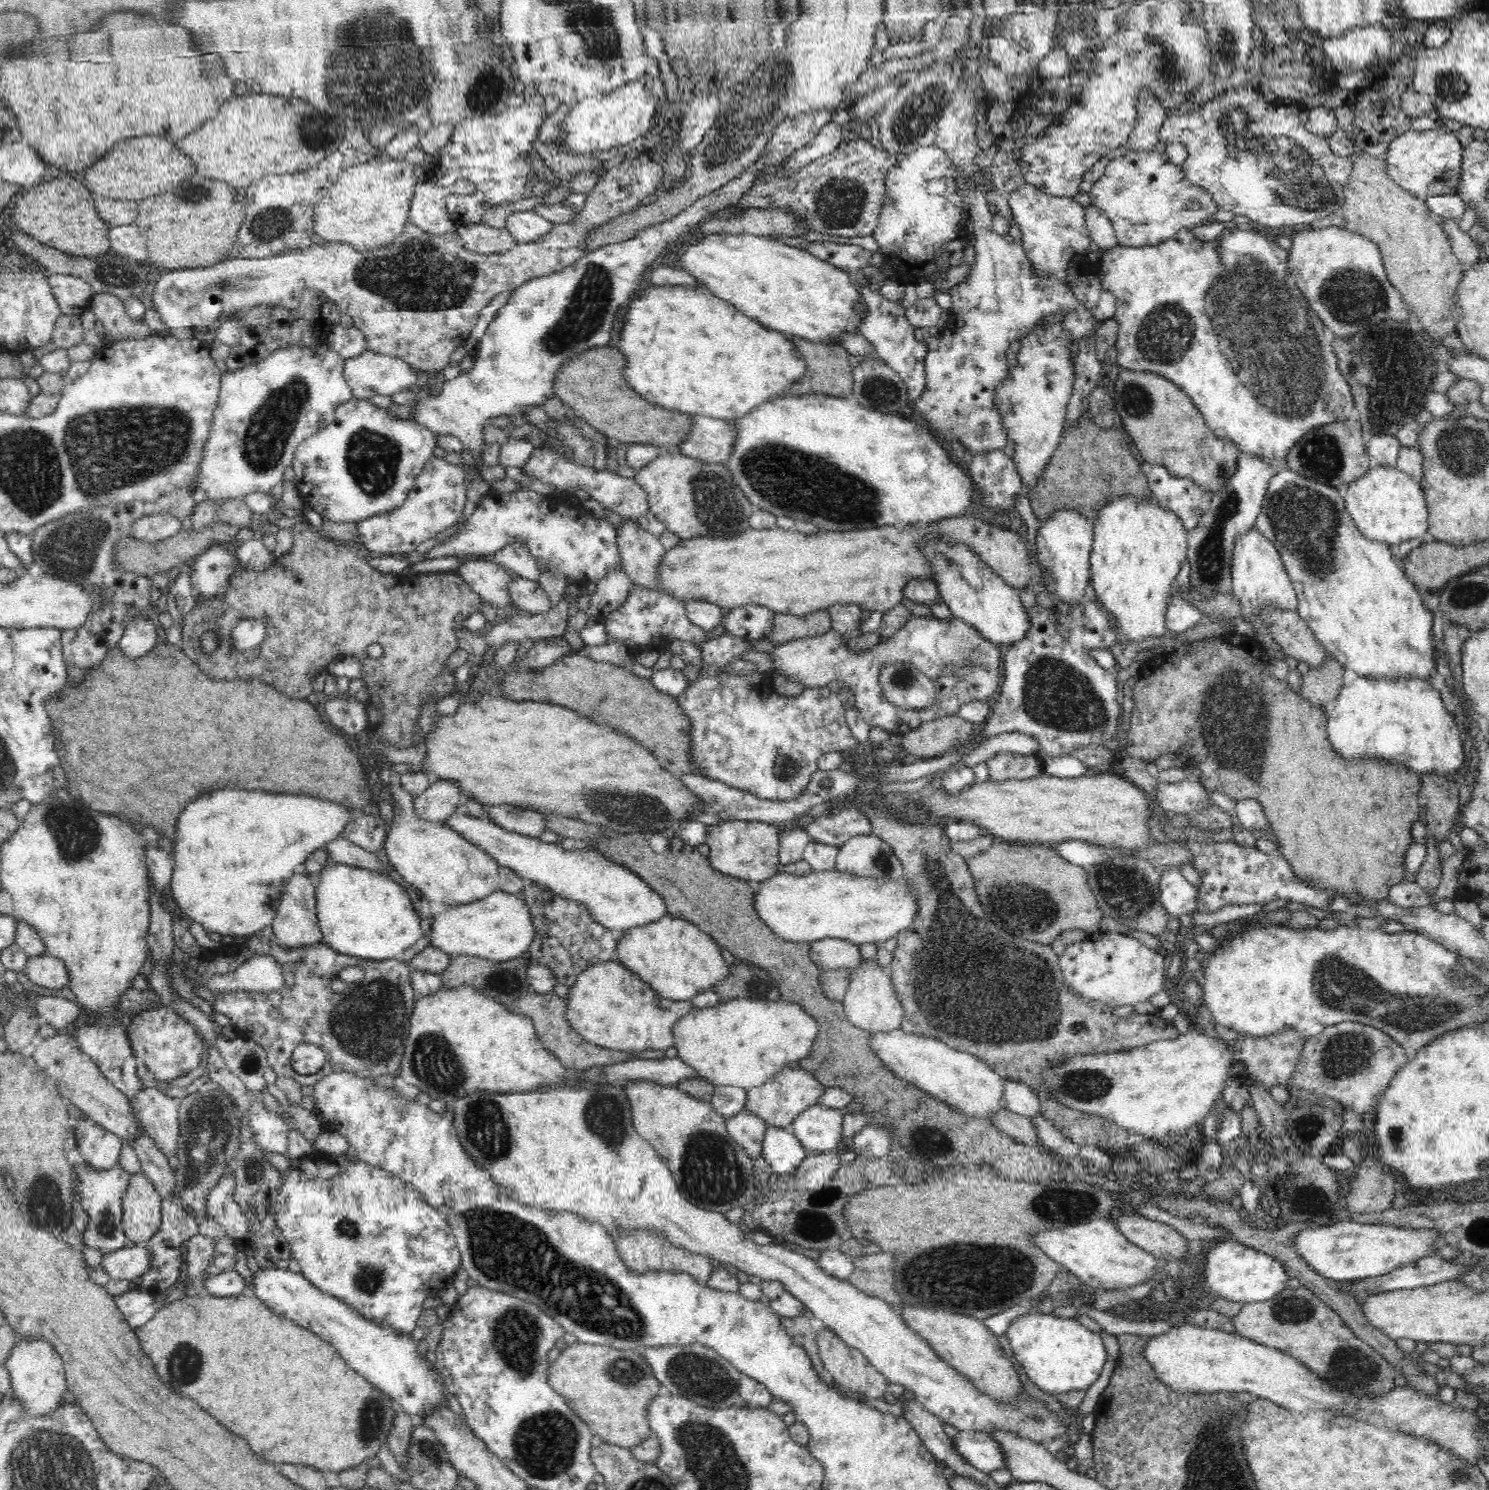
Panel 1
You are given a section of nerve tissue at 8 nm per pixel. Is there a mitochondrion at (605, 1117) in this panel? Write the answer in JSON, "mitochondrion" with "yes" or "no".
{"mitochondrion":"yes"}

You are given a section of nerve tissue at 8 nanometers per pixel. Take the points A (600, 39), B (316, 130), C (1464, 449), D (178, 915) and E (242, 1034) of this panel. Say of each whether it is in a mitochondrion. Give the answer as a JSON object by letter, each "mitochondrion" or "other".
{"A":"mitochondrion","B":"mitochondrion","C":"mitochondrion","D":"other","E":"other"}

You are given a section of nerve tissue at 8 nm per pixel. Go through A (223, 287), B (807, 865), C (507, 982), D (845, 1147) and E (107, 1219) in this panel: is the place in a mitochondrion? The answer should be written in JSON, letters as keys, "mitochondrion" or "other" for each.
{"A":"mitochondrion","B":"other","C":"mitochondrion","D":"other","E":"mitochondrion"}

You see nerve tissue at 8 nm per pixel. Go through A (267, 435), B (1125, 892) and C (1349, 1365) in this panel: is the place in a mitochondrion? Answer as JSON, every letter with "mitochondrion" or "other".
{"A":"mitochondrion","B":"mitochondrion","C":"mitochondrion"}

